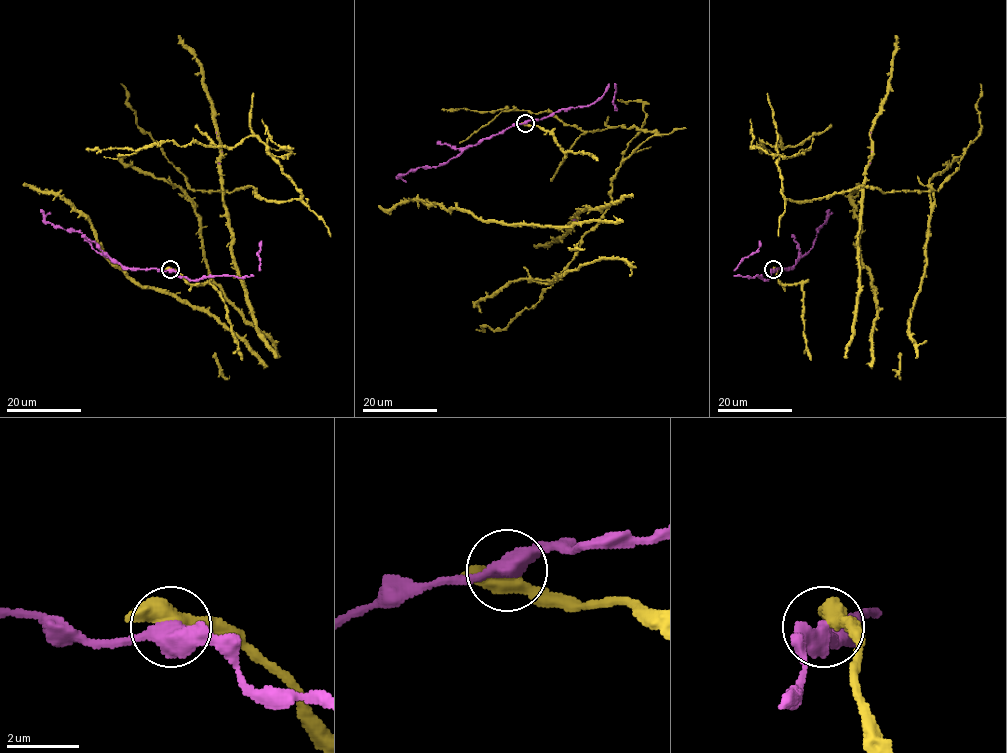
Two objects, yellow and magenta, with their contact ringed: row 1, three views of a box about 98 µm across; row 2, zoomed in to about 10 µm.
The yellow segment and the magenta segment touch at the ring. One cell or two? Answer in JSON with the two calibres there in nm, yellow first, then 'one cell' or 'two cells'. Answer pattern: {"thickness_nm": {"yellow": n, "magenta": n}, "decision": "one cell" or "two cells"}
{"thickness_nm": {"yellow": 600, "magenta": 480}, "decision": "one cell"}

